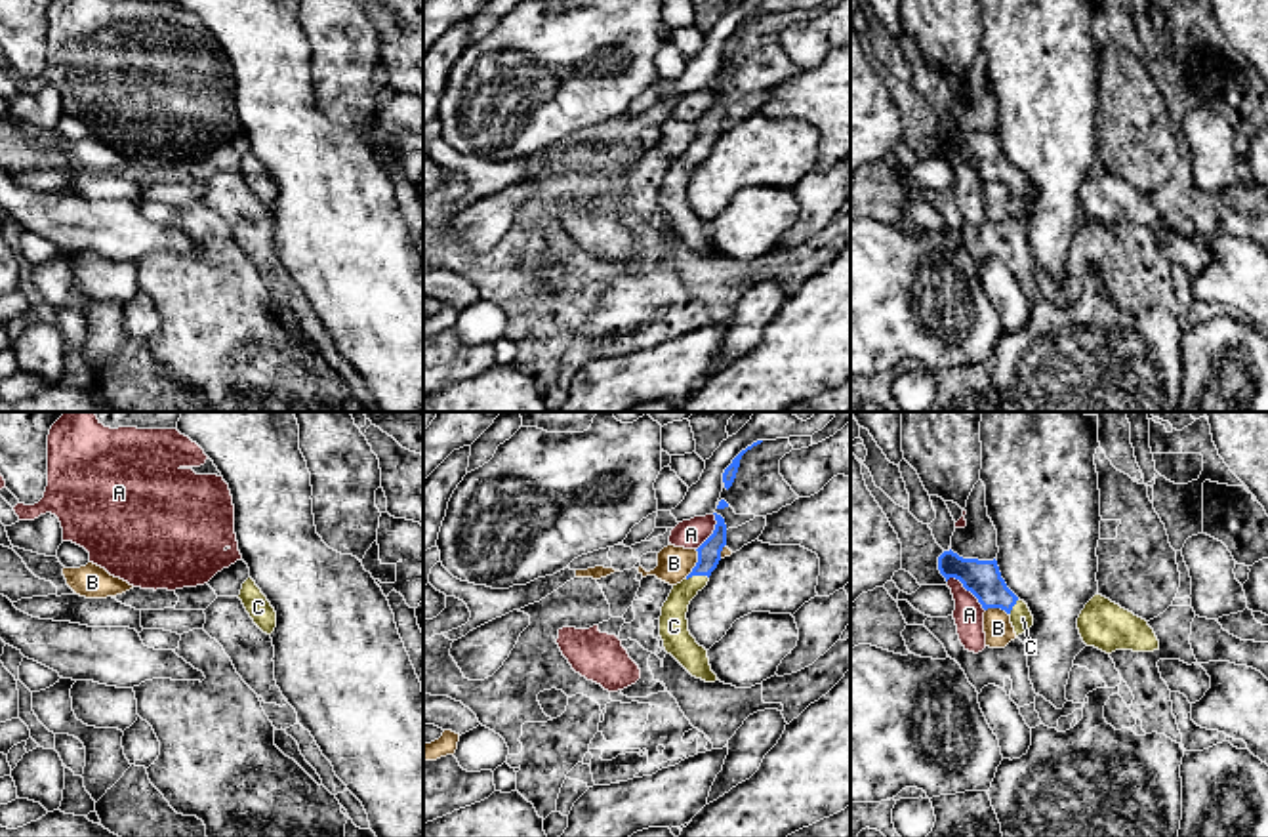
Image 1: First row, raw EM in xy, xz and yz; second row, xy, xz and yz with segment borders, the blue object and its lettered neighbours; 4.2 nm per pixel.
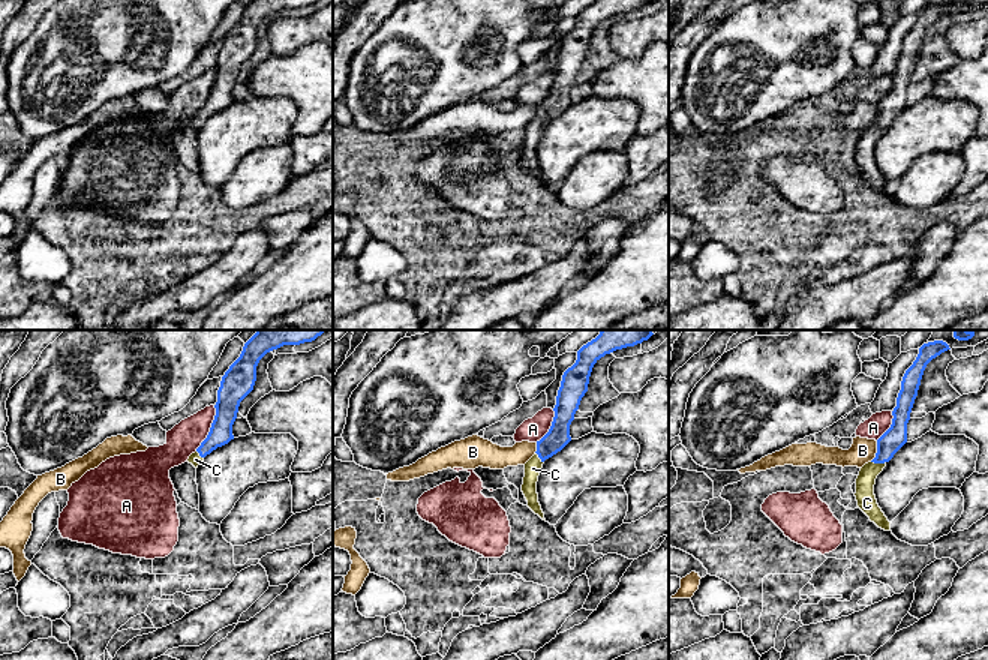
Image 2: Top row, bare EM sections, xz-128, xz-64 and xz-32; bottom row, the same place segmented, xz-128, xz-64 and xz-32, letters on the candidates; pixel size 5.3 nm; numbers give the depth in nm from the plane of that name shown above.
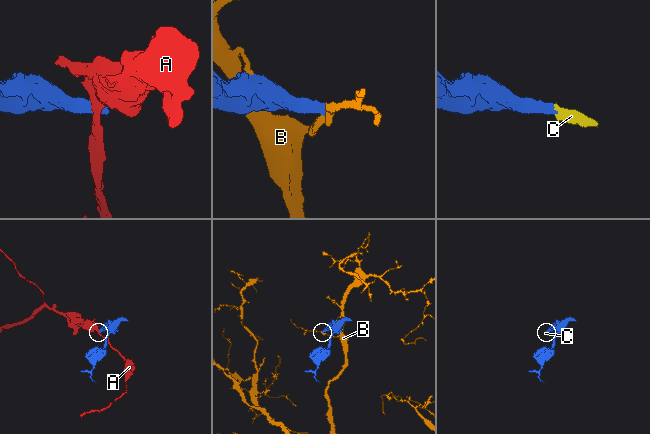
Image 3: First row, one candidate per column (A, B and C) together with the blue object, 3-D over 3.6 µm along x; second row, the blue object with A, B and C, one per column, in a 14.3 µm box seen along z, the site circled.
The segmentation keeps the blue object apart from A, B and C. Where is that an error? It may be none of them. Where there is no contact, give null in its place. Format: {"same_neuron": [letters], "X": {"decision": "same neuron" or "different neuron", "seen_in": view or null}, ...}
{"same_neuron": ["C"], "A": {"decision": "different neuron", "seen_in": "yz"}, "B": {"decision": "different neuron", "seen_in": "xz"}, "C": {"decision": "same neuron", "seen_in": "xz"}}

